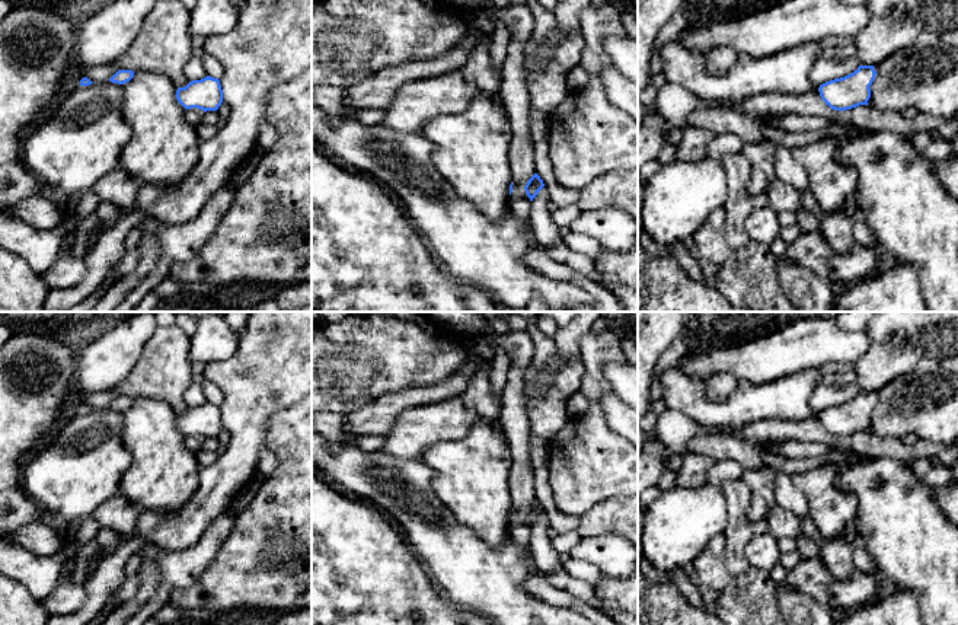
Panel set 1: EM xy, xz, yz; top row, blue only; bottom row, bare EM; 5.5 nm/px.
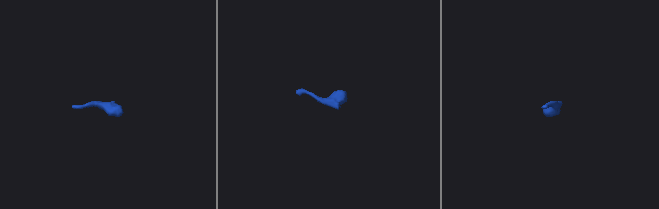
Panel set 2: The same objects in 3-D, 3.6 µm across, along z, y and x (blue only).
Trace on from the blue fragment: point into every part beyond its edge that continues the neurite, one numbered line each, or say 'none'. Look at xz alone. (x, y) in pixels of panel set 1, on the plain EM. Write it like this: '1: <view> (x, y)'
none

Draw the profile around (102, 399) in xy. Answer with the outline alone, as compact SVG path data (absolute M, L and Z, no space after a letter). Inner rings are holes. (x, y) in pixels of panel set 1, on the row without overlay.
M114 390L98 392L98 393L84 393L83 402L90 408L108 408L118 396Z

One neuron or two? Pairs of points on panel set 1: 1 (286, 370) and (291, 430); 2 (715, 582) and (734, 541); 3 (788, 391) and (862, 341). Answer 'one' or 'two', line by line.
1: two
2: two
3: two

